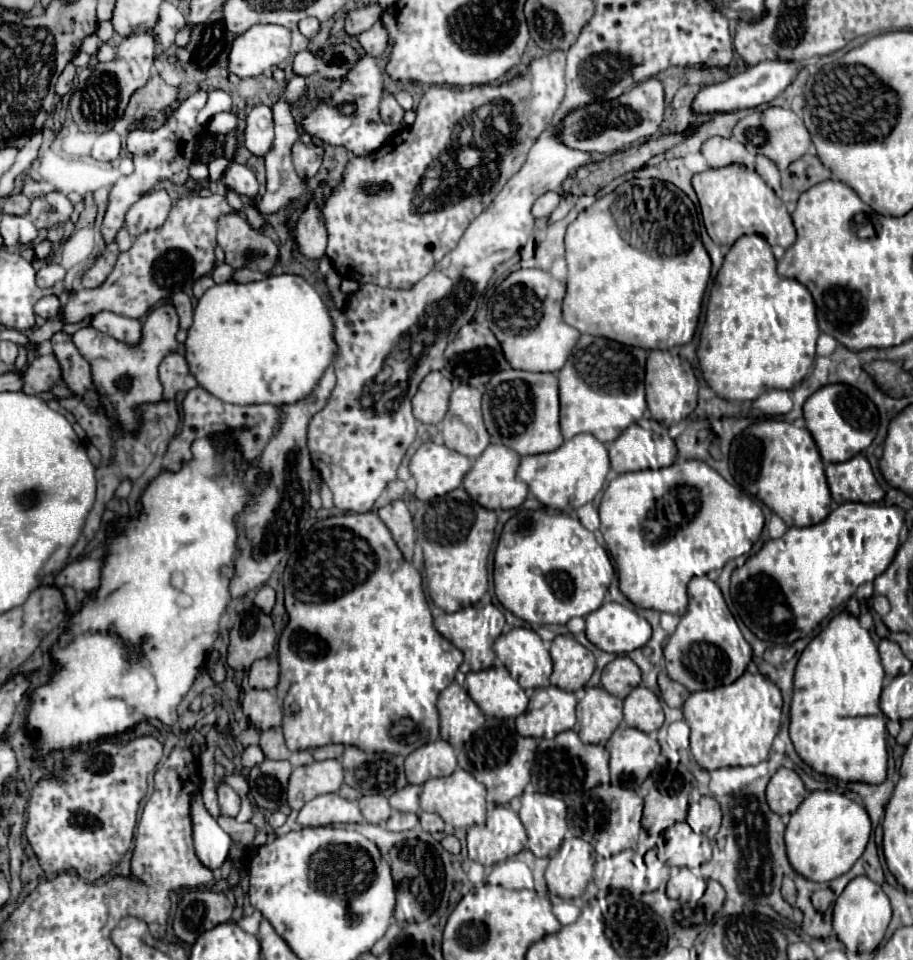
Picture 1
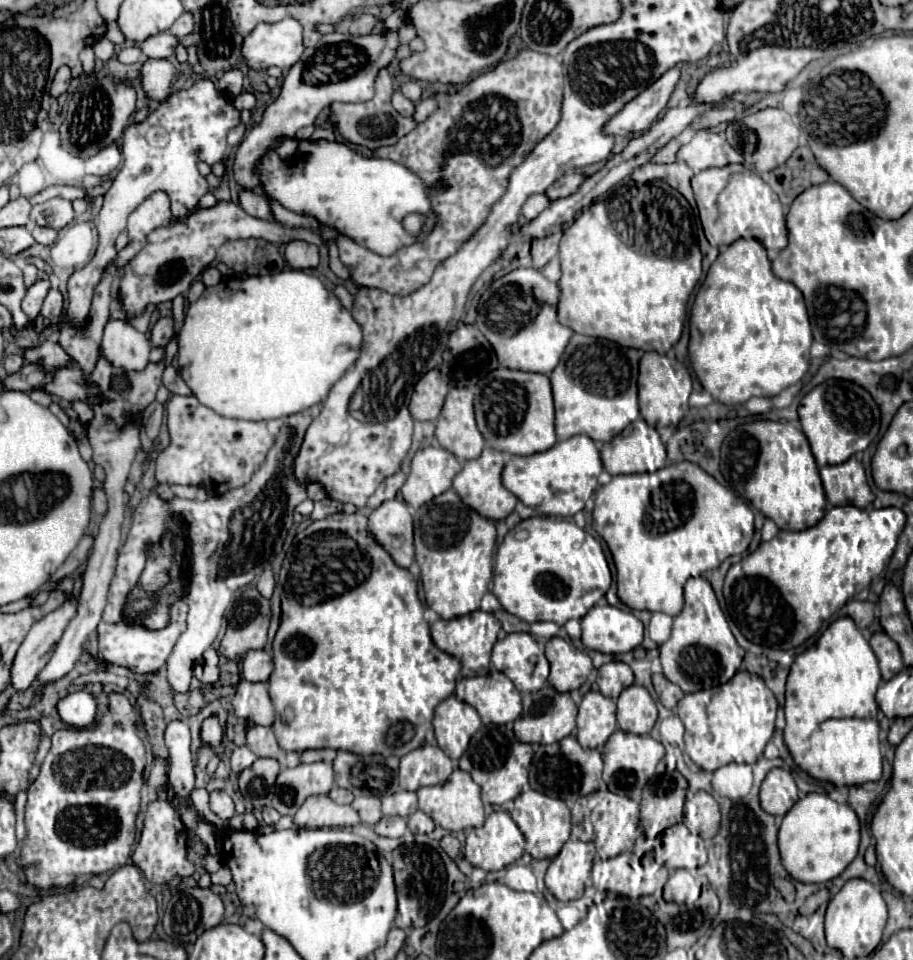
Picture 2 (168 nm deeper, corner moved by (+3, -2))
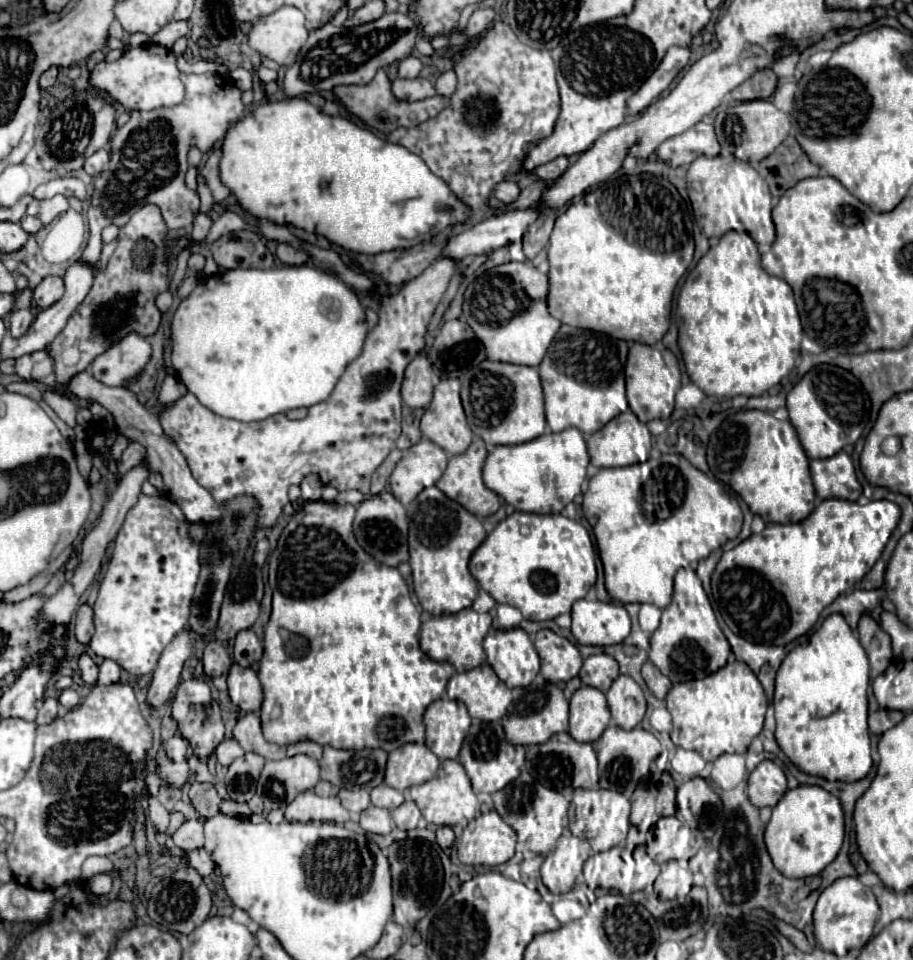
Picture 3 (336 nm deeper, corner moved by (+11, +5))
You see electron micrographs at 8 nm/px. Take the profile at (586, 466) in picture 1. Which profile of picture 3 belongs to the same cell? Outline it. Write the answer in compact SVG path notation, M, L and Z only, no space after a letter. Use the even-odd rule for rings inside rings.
M579 429L545 433L523 445L499 445L485 461L483 481L507 503L525 513L559 513L581 493L585 469L589 465L587 445Z

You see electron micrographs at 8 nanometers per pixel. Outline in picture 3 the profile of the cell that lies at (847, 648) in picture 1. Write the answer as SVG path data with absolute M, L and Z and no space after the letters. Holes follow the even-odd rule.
M833 613L811 635L809 643L792 649L779 667L773 707L777 719L775 737L783 753L801 771L827 781L863 779L873 767L868 727L868 688L867 653L853 635L845 617Z

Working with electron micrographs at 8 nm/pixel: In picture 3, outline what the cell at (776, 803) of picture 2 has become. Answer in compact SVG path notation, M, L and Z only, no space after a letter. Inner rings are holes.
M761 761L749 775L749 801L755 807L775 807L785 791L785 773L773 761Z

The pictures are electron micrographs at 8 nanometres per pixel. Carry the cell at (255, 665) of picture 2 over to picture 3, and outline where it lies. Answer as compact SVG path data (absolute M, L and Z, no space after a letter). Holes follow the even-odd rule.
M247 629L235 637L233 657L235 657L235 663L239 663L241 667L251 667L261 661L263 645L251 629Z

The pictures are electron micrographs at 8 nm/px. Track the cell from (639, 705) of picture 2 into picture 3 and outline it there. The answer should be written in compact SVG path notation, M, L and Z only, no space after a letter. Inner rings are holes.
M619 675L607 691L611 719L621 729L637 727L645 717L645 697L641 687L627 675Z

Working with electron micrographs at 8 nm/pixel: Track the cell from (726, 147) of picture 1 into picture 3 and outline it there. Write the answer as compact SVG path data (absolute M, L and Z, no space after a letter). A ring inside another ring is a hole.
M697 123L681 135L675 135L657 149L657 157L671 167L689 167L699 155L717 157L721 145L715 137L713 125Z

